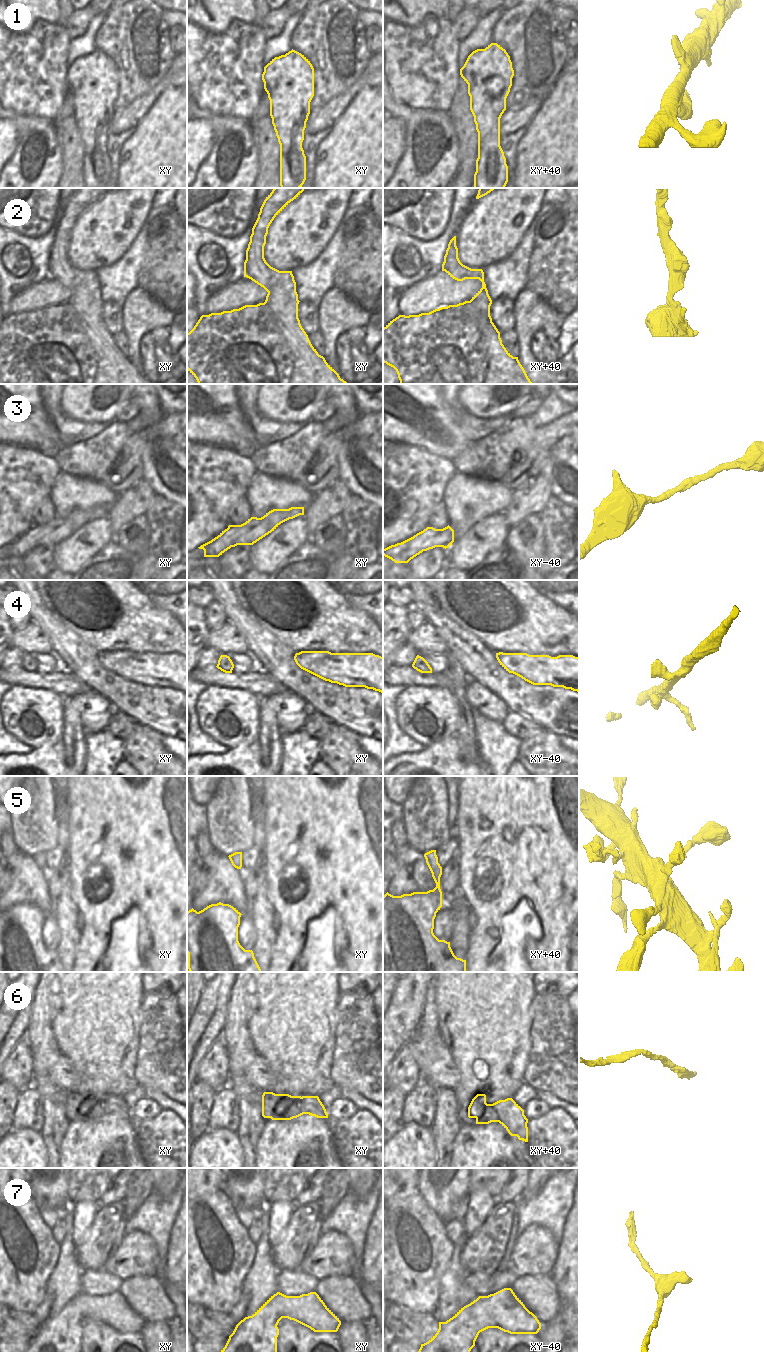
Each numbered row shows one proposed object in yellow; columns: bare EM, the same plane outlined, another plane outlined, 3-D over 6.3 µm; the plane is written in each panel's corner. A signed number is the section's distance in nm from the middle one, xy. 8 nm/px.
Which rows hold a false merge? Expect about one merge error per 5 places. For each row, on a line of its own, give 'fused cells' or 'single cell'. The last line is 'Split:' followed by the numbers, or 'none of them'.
1: single cell
2: fused cells
3: single cell
4: single cell
5: single cell
6: single cell
7: single cell
Split: 2

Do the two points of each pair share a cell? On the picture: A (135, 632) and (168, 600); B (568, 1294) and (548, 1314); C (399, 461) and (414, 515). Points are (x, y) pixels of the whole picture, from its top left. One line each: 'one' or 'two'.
A: two
B: two
C: one

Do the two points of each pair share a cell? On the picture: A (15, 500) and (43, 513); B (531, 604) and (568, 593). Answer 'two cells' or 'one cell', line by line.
A: two cells
B: two cells

